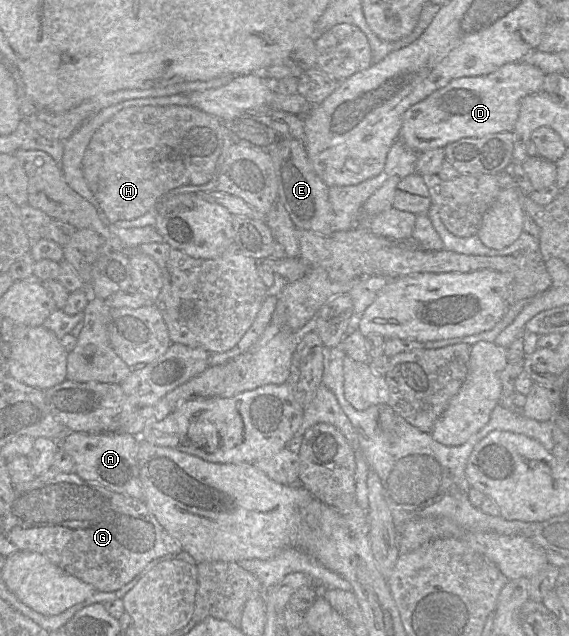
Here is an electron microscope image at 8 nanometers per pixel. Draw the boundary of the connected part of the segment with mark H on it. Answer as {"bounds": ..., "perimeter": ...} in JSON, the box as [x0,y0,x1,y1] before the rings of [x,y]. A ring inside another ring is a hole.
{"bounds":[82,106,225,223],"perimeter":[[[142,106],[130,107],[119,111],[110,120],[105,122],[93,134],[82,160],[83,175],[92,192],[104,211],[106,218],[110,223],[121,220],[132,220],[143,216],[150,211],[157,203],[158,199],[166,192],[175,188],[187,185],[201,186],[216,179],[218,169],[224,158],[225,127],[223,123],[213,115],[207,114],[194,106]]]}

